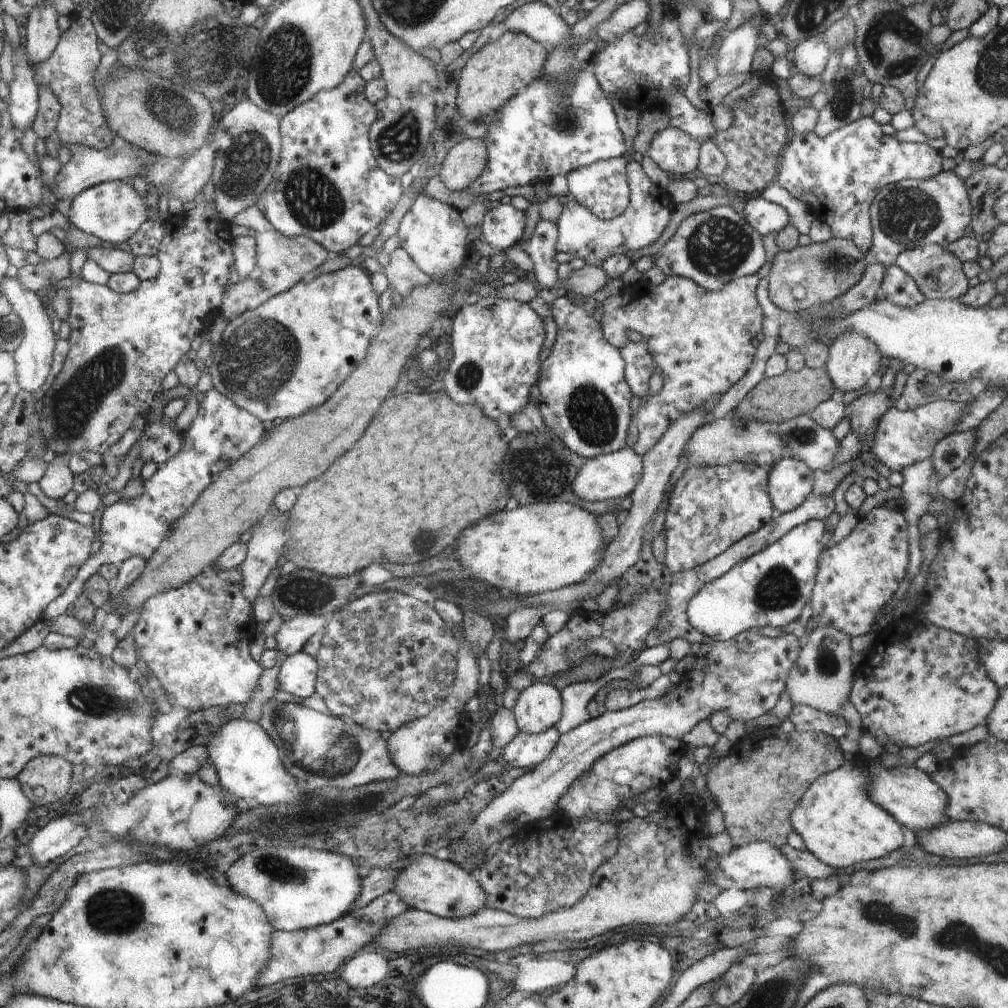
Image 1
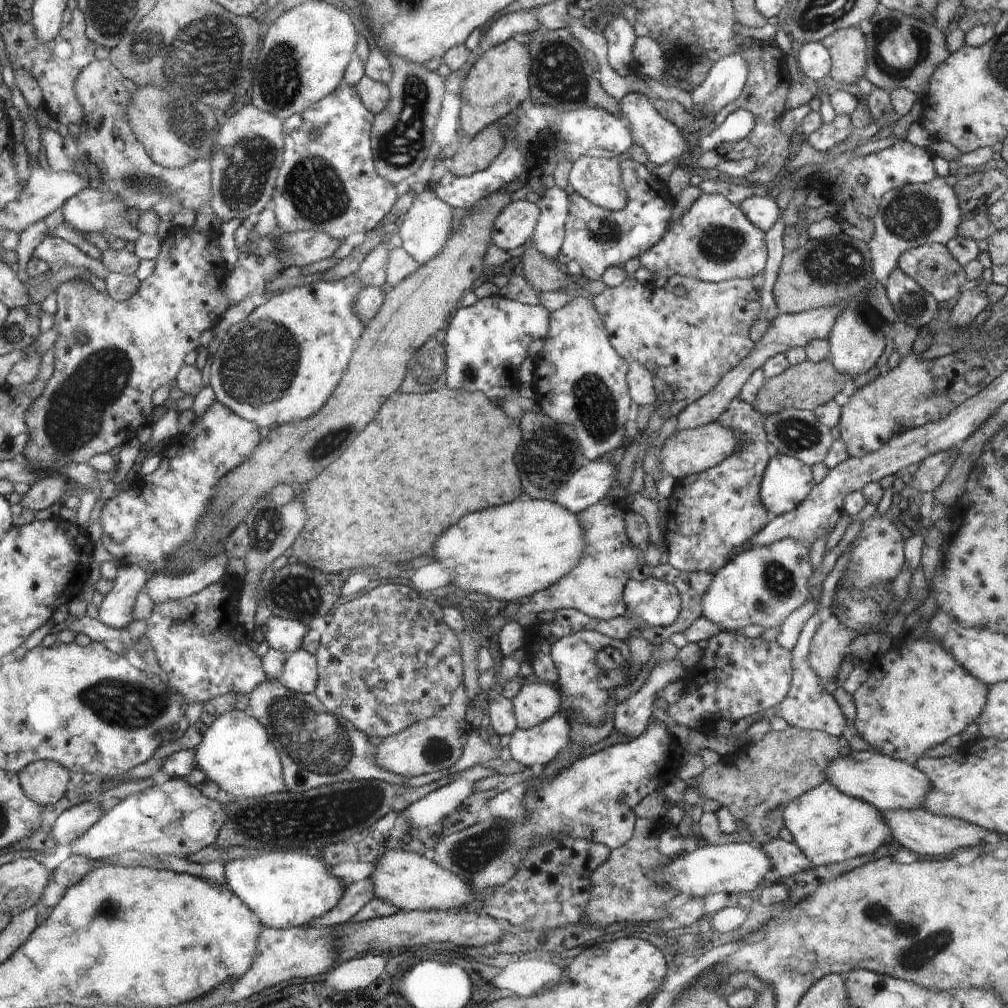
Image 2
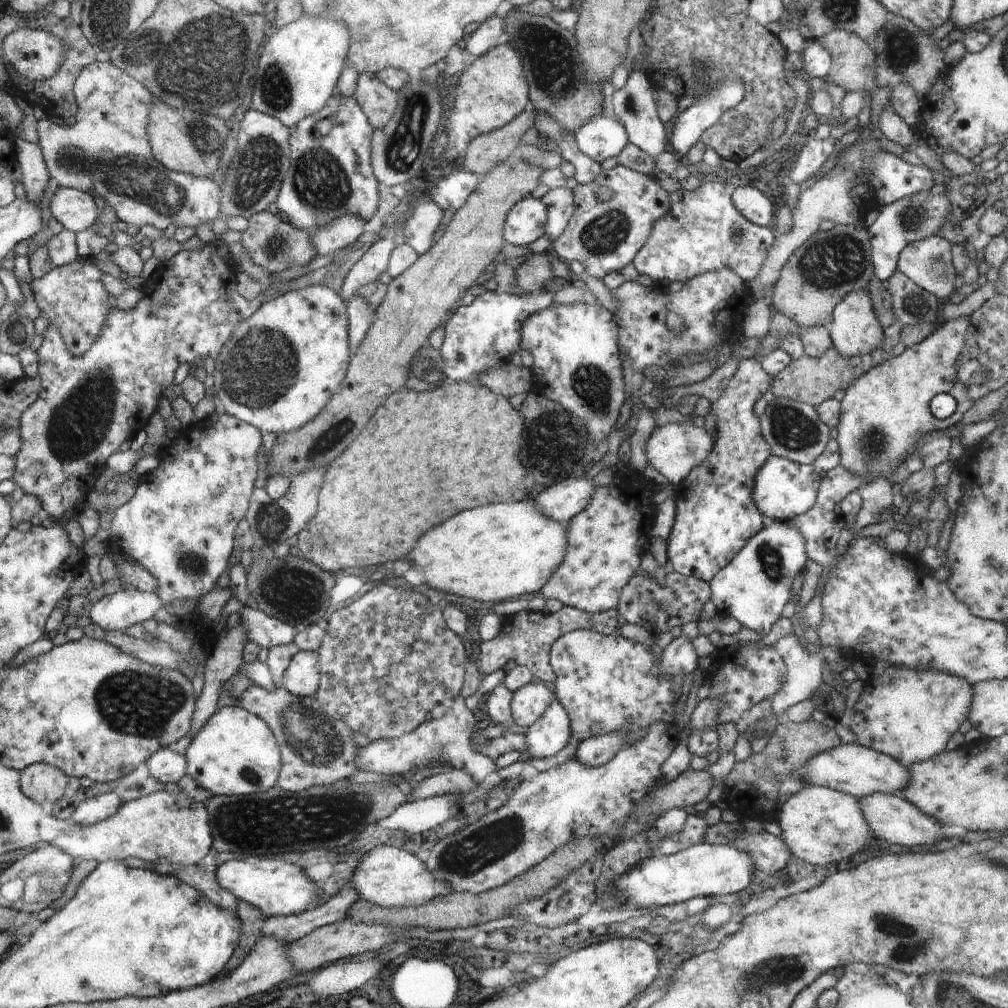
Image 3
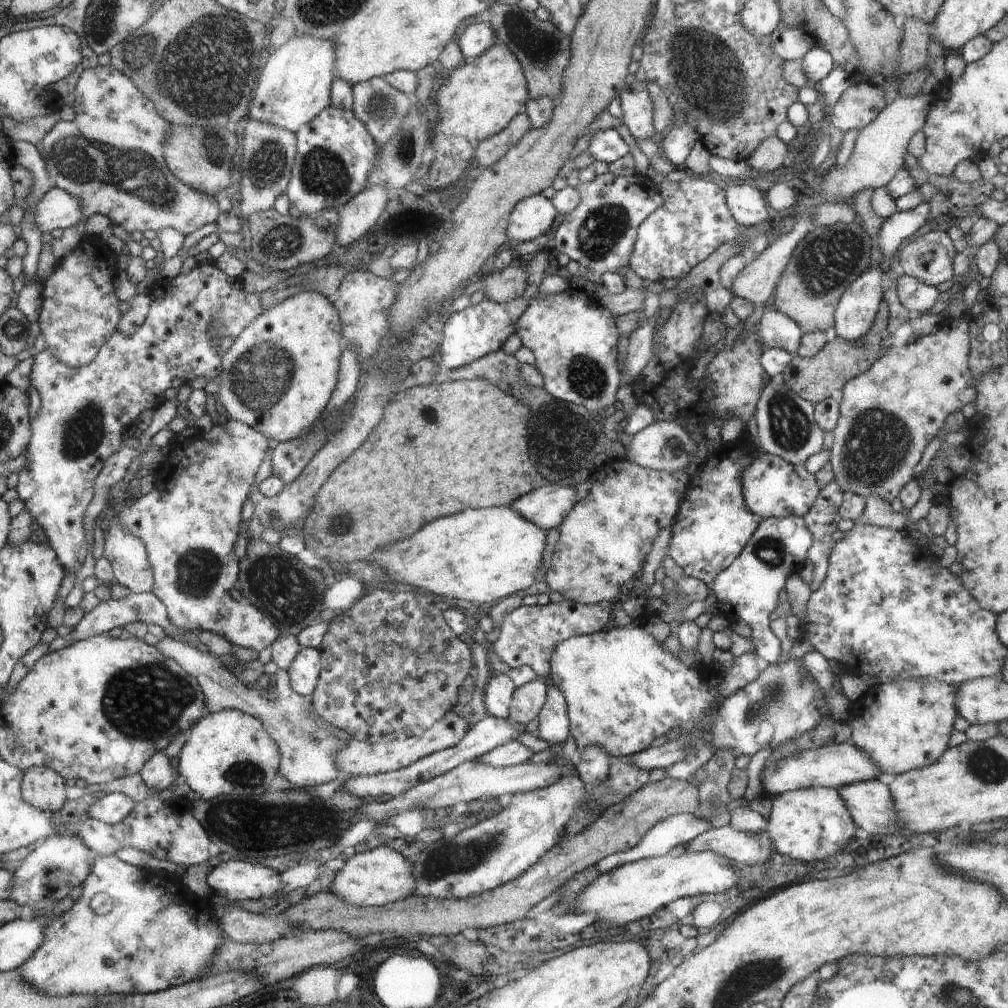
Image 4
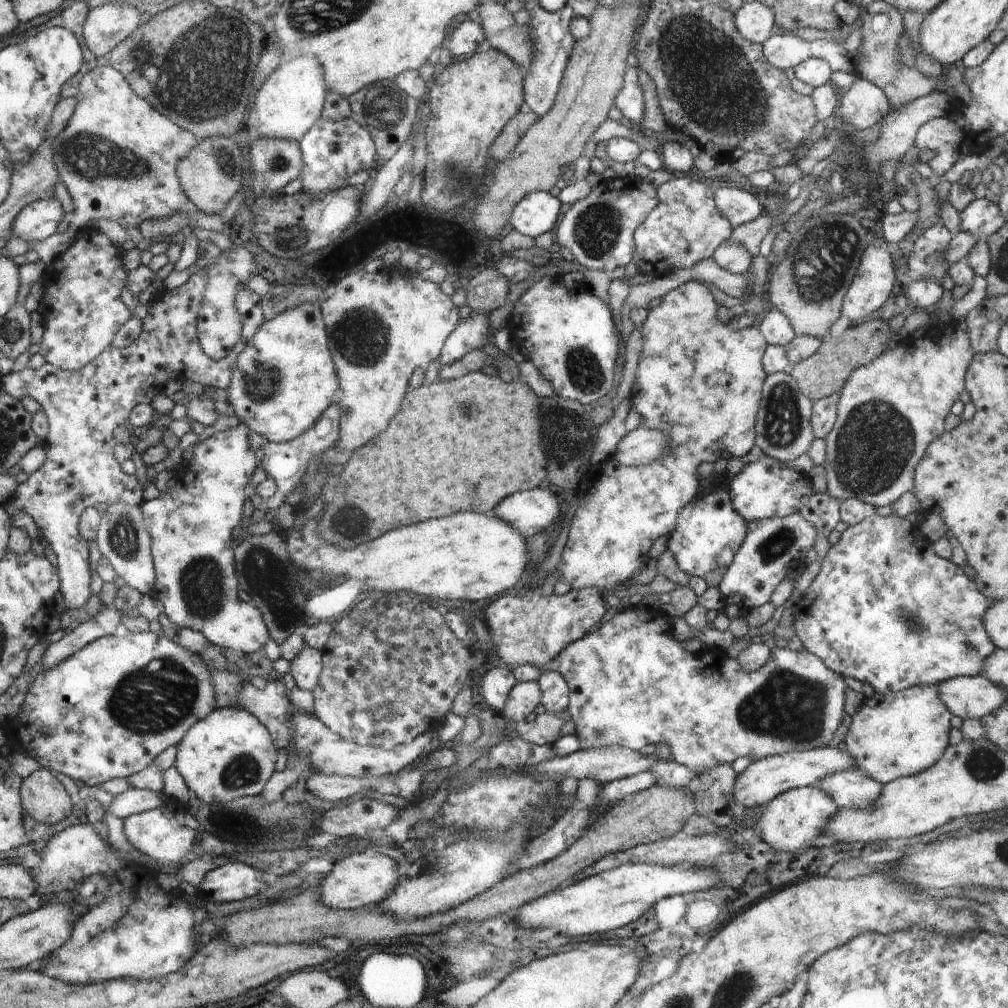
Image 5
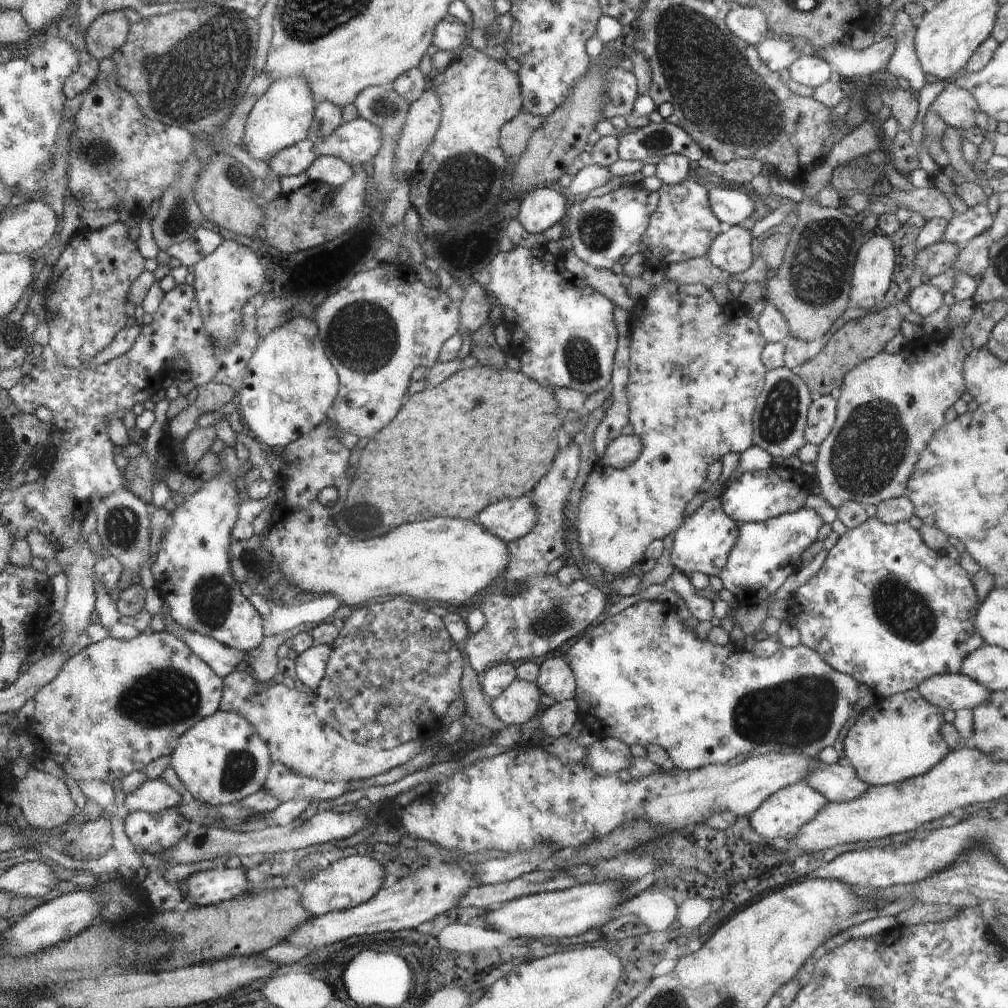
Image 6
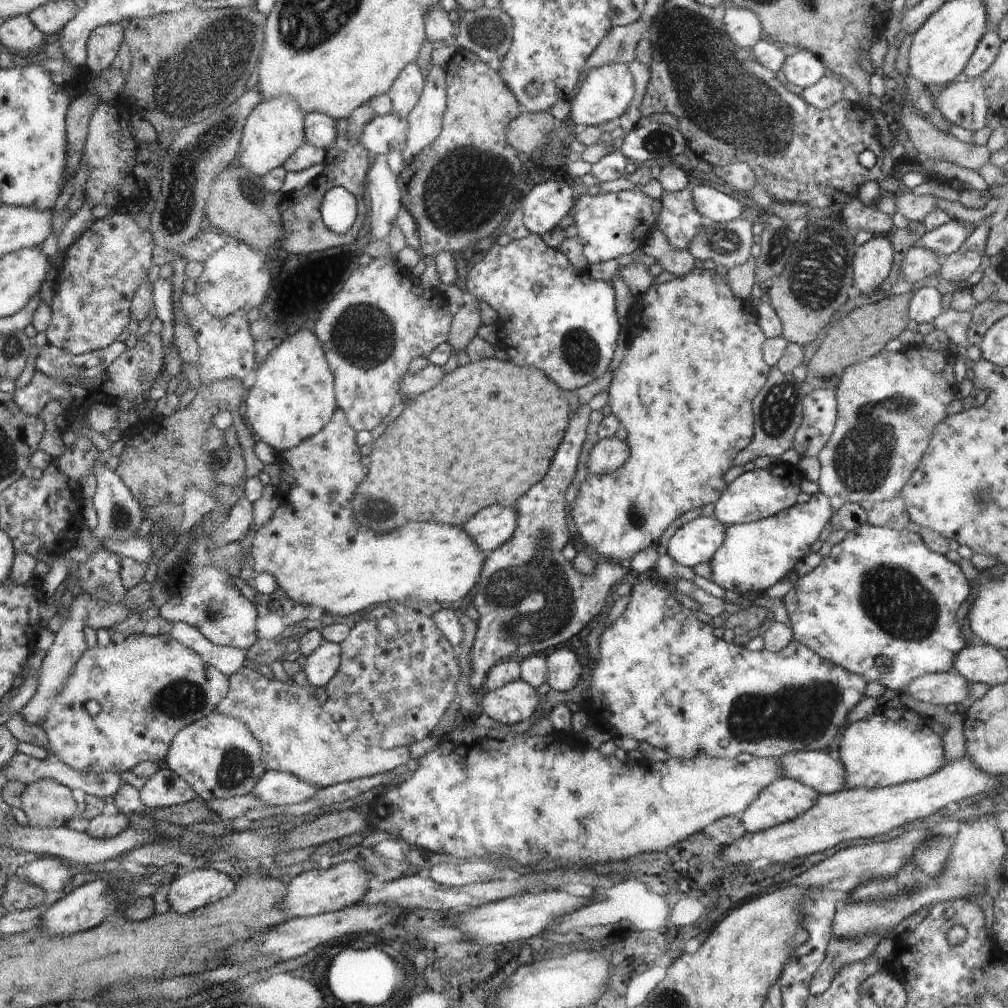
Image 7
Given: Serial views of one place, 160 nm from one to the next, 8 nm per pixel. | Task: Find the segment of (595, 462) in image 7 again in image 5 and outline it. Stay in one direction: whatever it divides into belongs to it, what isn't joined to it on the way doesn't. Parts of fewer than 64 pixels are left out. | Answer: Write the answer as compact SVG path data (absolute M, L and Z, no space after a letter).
M638 426L619 440L613 457L621 465L637 467L662 456L667 451L668 443L669 438L663 432Z

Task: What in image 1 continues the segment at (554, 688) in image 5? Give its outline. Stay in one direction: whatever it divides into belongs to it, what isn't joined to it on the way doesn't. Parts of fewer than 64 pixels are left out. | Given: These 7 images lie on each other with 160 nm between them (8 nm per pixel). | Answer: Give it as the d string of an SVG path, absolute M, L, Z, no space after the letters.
M555 726L540 734L519 732L519 734L499 752L499 757L513 767L530 769L540 764L540 762L552 752L560 735Z

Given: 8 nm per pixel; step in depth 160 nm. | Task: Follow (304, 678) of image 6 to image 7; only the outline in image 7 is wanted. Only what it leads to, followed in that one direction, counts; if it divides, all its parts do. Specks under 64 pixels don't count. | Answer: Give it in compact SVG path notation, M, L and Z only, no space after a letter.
M323 640L320 646L307 656L303 671L313 687L326 687L336 676L342 664L342 645Z

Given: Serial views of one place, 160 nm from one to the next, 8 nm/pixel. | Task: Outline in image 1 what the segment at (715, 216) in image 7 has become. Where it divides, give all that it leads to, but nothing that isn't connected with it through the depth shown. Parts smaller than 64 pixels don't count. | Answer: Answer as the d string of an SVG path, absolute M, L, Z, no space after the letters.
M760 195L745 198L744 218L761 236L782 230L791 222L790 213L782 205L764 200Z

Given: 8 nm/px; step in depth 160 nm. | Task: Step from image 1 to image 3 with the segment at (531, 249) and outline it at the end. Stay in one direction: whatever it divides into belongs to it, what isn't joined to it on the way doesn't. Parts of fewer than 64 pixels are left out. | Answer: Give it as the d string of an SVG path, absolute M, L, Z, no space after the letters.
M558 187L550 189L547 194L541 198L547 207L547 231L552 242L565 231L566 225L574 214L575 204L573 191L567 187Z

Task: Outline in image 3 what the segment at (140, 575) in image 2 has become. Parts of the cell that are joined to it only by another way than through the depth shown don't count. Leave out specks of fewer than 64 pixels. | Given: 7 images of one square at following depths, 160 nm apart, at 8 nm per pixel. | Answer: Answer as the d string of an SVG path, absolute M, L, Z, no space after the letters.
M125 585L120 592L104 595L86 615L105 631L120 632L152 618L160 608L156 594Z

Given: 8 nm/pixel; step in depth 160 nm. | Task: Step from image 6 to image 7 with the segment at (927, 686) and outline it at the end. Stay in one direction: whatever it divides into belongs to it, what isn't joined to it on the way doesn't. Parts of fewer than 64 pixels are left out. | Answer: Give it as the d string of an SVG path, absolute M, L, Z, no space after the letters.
M926 673L912 679L901 692L926 704L947 707L955 703L961 707L967 700L968 684L958 673Z

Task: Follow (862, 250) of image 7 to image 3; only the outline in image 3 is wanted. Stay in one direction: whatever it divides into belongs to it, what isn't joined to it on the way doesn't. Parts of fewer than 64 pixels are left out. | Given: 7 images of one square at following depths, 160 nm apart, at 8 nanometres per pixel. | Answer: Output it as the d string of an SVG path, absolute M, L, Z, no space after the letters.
M867 288L849 292L834 308L827 331L833 347L845 357L870 354L882 345L883 329L877 319Z

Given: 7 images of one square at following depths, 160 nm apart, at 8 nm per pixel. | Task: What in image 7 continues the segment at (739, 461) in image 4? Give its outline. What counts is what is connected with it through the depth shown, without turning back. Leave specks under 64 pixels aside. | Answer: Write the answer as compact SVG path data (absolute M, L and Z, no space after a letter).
M714 515L697 517L674 532L667 554L691 569L701 562L710 562L724 542L725 530L726 527Z

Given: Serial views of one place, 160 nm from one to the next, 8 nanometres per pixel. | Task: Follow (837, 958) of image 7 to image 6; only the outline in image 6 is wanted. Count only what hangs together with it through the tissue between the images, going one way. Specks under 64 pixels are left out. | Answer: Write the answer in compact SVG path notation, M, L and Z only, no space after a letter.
M886 916L876 917L862 922L861 924L853 925L843 931L838 931L836 935L830 937L823 945L826 953L831 953L835 948L846 944L848 941L867 939L886 934L891 928L898 926L897 917Z

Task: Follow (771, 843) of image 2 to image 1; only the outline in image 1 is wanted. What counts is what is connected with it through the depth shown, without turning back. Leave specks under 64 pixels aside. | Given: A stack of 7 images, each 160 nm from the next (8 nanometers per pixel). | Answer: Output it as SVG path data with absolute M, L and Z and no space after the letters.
M788 843L779 848L794 869L796 879L808 877L810 880L828 878L836 869L818 860L809 850L793 849Z

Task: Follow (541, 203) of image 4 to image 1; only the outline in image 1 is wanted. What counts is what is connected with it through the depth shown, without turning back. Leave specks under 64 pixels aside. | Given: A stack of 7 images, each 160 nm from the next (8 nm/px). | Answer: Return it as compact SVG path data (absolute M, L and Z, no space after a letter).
M498 203L487 210L480 225L481 239L496 250L508 250L526 234L528 220L525 211L510 203Z

